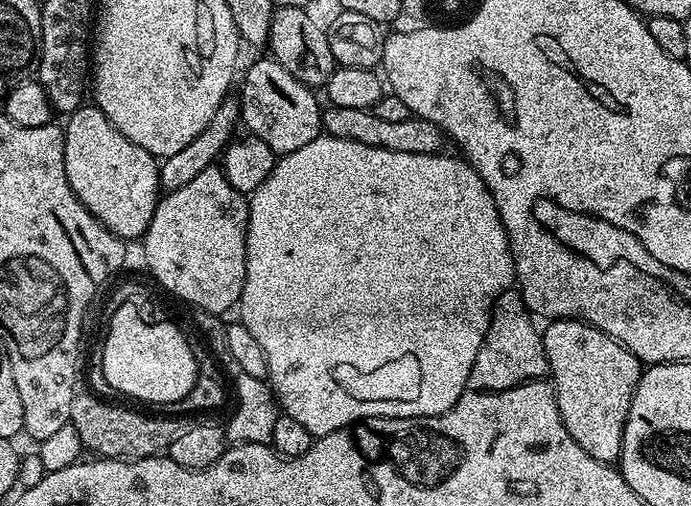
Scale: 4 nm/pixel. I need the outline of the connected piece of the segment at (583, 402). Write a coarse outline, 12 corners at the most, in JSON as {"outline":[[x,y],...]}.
{"outline":[[552,318],[562,422],[619,461],[642,361],[593,324]]}

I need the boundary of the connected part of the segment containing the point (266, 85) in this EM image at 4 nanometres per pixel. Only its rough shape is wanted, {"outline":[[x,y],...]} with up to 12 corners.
{"outline":[[274,58],[238,95],[241,123],[277,156],[321,135],[322,106]]}

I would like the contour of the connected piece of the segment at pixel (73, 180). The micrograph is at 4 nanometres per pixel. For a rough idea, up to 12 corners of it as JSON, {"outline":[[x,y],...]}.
{"outline":[[95,106],[64,129],[66,178],[113,234],[139,241],[160,166]]}

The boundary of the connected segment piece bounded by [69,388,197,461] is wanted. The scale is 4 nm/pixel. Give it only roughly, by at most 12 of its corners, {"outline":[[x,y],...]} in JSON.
{"outline":[[84,388],[69,425],[106,460],[159,456],[197,423],[152,418]]}

